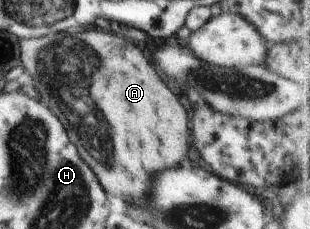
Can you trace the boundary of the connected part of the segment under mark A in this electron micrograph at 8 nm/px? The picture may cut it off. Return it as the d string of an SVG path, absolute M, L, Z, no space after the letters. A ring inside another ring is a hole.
M91 25L85 30L71 29L39 38L20 39L19 54L40 100L61 121L69 140L78 148L80 157L96 174L105 192L132 205L140 203L148 197L149 181L155 173L186 163L183 160L187 156L191 134L187 110L163 84L143 50L135 44Z

